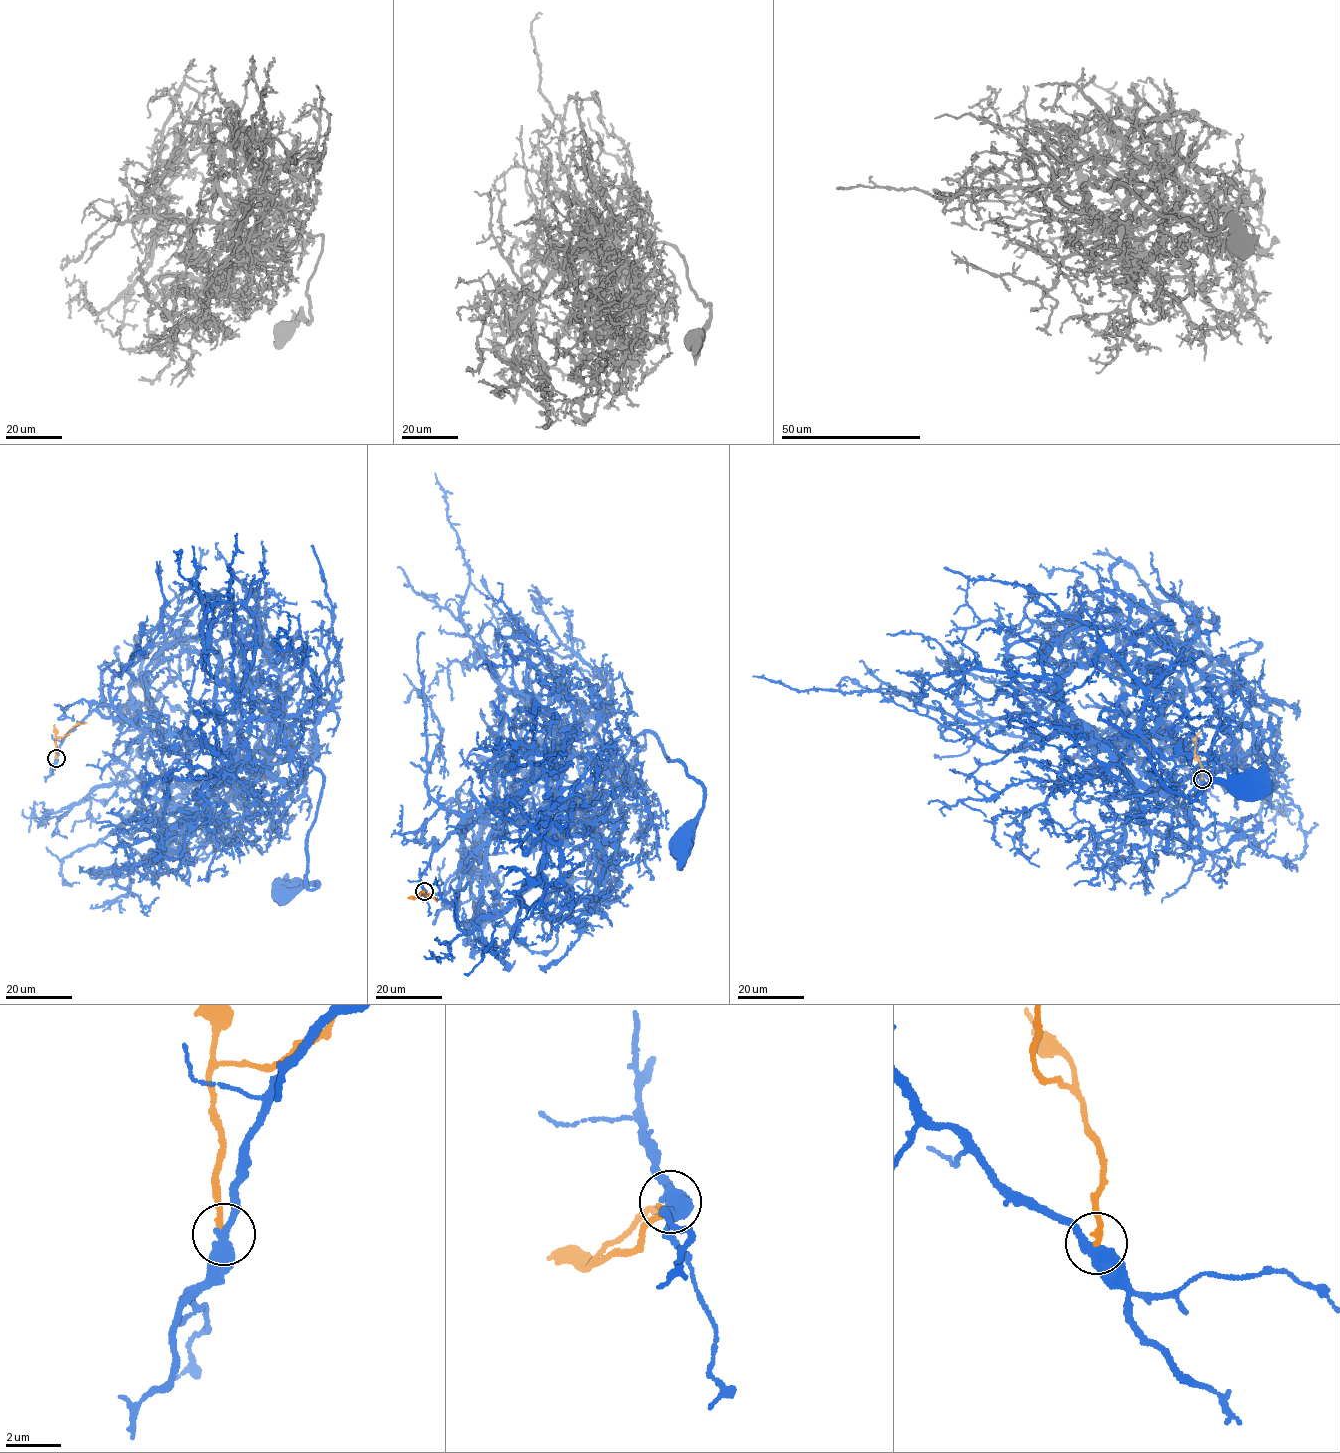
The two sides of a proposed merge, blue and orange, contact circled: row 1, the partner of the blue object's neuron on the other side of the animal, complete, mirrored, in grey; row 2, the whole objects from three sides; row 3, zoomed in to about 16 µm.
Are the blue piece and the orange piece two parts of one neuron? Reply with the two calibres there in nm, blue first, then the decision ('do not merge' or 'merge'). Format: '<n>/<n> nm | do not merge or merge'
480/200 nm | do not merge

